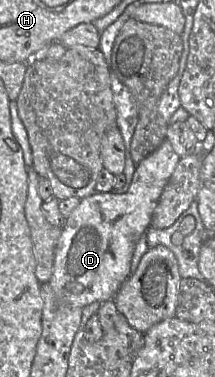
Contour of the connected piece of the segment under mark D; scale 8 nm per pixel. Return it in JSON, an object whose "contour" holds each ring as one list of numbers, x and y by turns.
{"contour":[[164,140,154,152,137,164,126,193,95,192,81,199,79,205,65,220,56,245,53,274,49,283,58,303,83,308,94,302,114,300,116,293,129,276,136,243,150,227,152,213,180,158,171,143]]}

